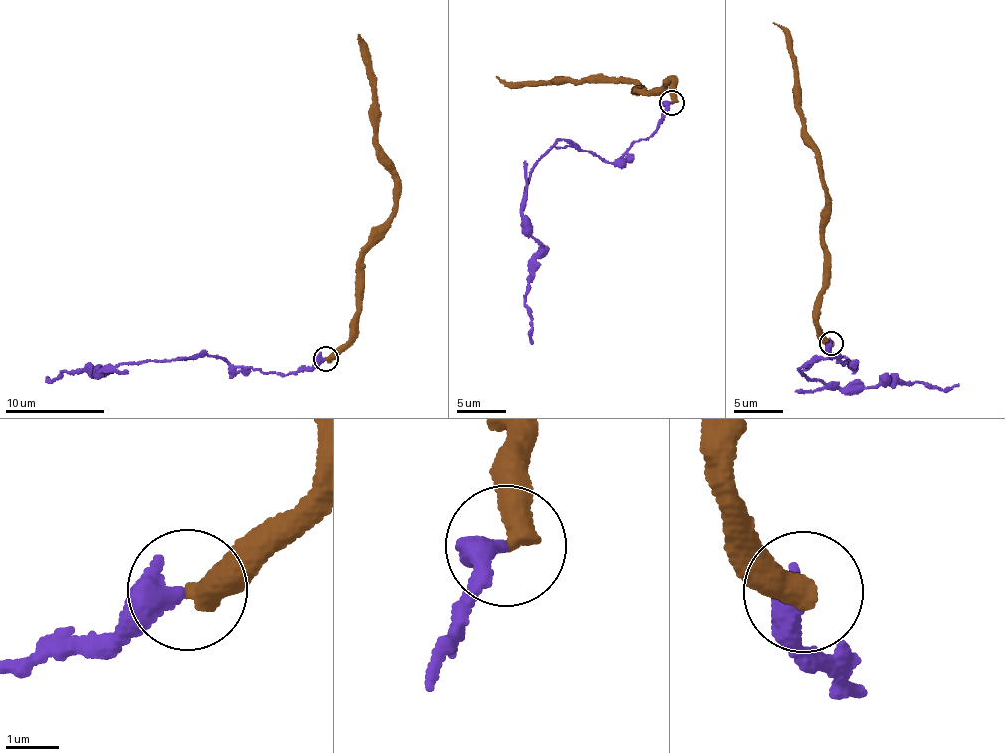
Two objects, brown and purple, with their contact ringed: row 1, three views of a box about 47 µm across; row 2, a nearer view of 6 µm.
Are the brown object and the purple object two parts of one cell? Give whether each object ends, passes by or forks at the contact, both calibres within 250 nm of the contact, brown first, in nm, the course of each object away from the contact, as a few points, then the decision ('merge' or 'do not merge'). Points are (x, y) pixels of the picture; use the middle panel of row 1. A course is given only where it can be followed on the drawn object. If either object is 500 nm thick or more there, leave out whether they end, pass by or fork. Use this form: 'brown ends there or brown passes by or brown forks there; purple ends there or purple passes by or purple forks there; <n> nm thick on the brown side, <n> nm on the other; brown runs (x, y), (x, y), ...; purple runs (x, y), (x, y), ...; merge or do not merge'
brown ends there; purple ends there; 460 nm thick on the brown side, 440 nm on the other; brown runs (671, 103), (676, 80), (662, 87), (634, 93), (638, 82), (576, 79), (510, 86), (496, 77); purple runs (671, 103), (660, 126), (611, 163), (550, 147), (531, 171), (521, 219), (543, 248), (525, 294), (531, 344); do not merge

